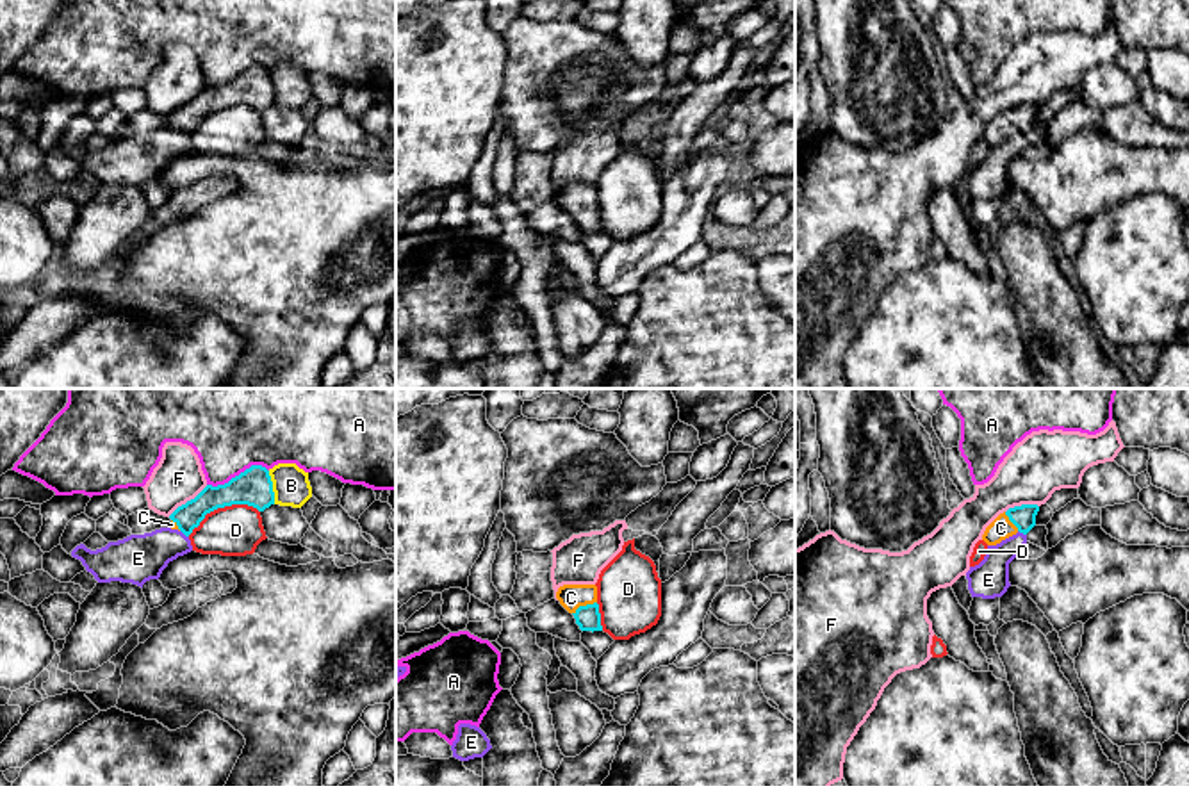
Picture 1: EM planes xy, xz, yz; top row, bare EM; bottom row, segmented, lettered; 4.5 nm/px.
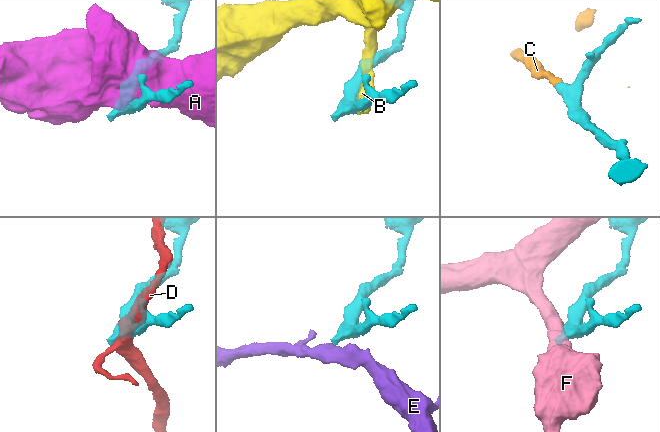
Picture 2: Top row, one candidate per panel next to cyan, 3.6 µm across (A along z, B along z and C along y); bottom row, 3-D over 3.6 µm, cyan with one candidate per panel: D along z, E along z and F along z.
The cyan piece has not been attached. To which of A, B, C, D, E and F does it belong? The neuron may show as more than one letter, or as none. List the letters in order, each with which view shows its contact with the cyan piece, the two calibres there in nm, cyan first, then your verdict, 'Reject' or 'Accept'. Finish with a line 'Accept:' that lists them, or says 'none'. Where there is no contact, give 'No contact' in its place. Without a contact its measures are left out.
A: Touches cyan in xy. Thickness 170 nm (cyan) against 340 nm. Reject
B: Touches cyan in xy. Thickness 170 nm (cyan) against 170 nm. Reject
C: Touches cyan in xz. Thickness 110 nm (cyan) against 110 nm. Accept
D: Touches cyan in xy. Thickness 170 nm (cyan) against 220 nm. Reject
E: Touches cyan in xy. Thickness 120 nm (cyan) against 220 nm. Reject
F: Touches cyan in xy. Thickness 130 nm (cyan) against 220 nm. Reject
Accept: C

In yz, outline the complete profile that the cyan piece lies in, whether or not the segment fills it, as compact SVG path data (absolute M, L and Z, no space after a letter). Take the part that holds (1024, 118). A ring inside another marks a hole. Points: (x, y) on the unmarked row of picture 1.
M1021 105L1009 109L986 128L982 141L988 146L996 146L1018 132L1027 135L1036 127L1037 112L1037 105Z

